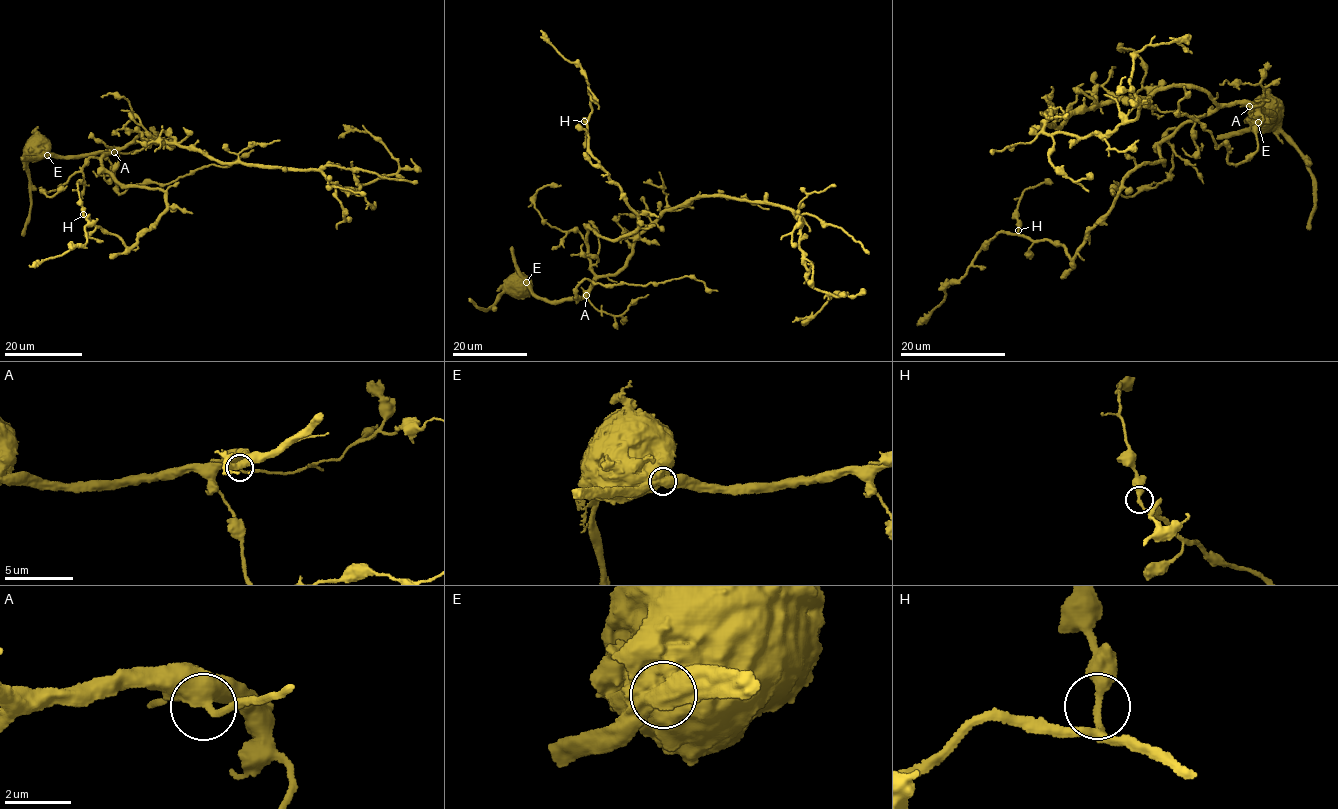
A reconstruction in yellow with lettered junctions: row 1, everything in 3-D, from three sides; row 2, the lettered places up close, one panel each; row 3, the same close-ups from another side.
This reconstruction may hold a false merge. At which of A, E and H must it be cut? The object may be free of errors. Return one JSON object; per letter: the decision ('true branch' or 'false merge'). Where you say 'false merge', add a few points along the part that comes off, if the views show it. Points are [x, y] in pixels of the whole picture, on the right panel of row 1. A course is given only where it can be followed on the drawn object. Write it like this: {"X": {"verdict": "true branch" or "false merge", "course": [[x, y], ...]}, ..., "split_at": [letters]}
{"A": {"verdict": "true branch"}, "E": {"verdict": "false merge", "course": [[1258, 122], [1273, 114], [1180, 86], [1044, 130], [1110, 134], [1137, 114], [1138, 52], [1173, 41], [1192, 53]]}, "H": {"verdict": "true branch"}, "split_at": ["E"]}

